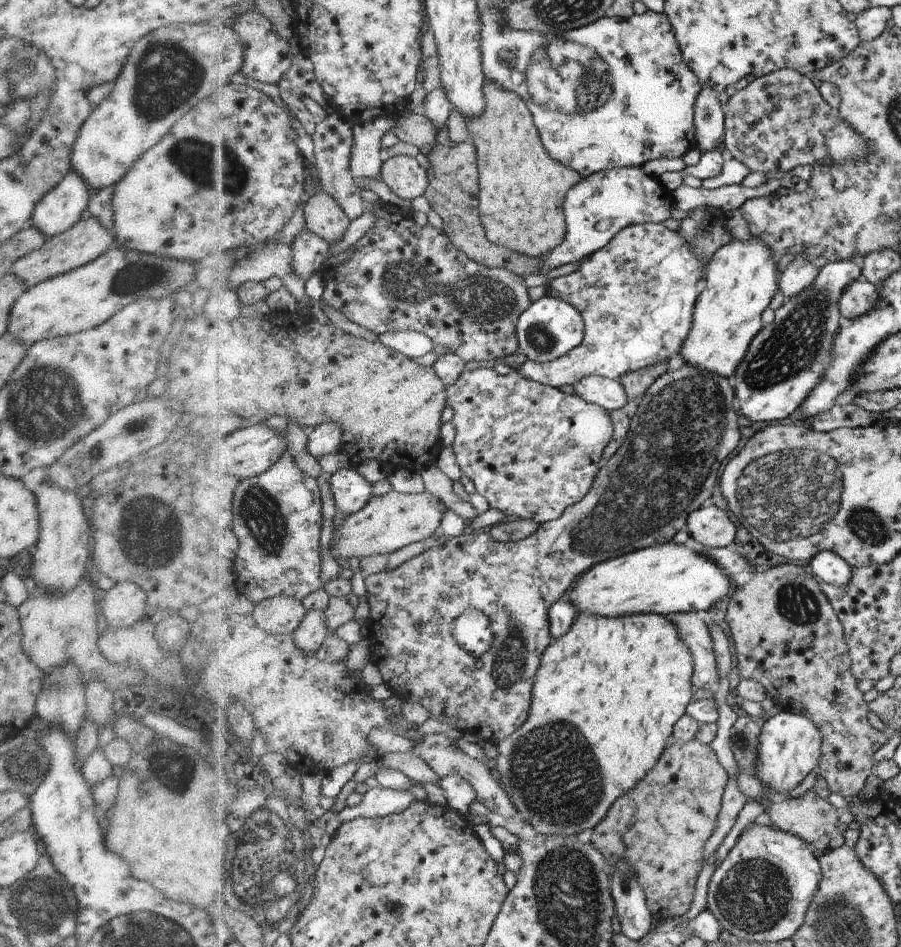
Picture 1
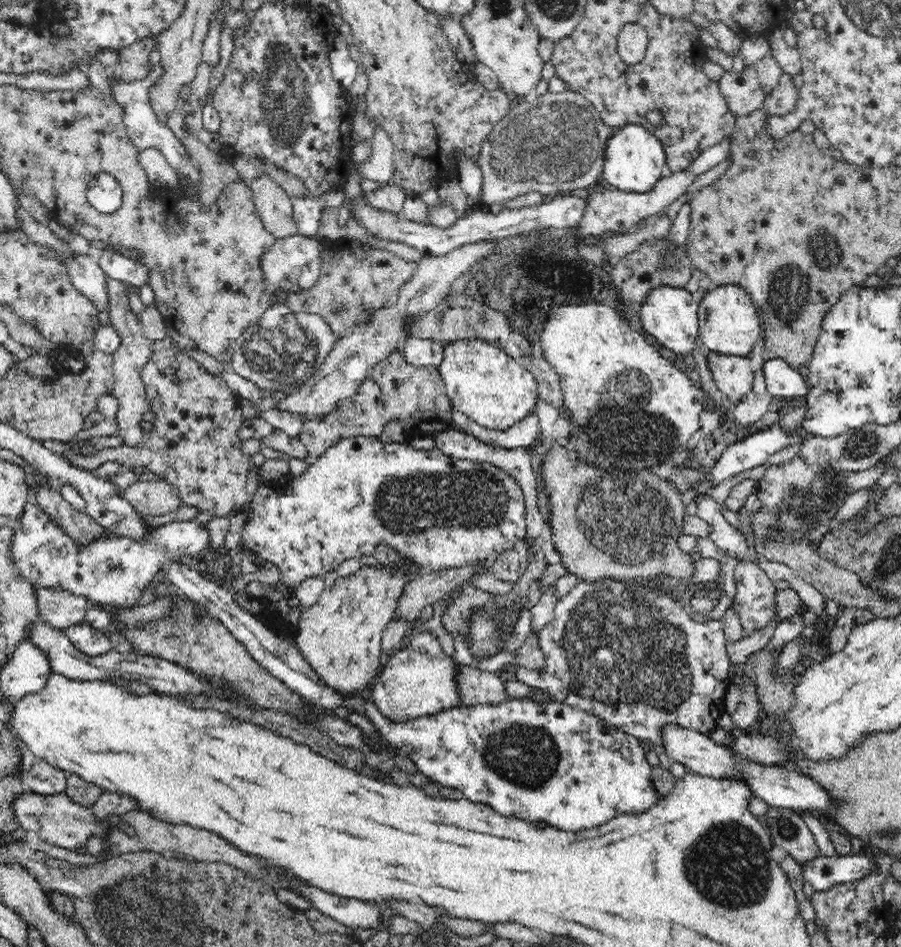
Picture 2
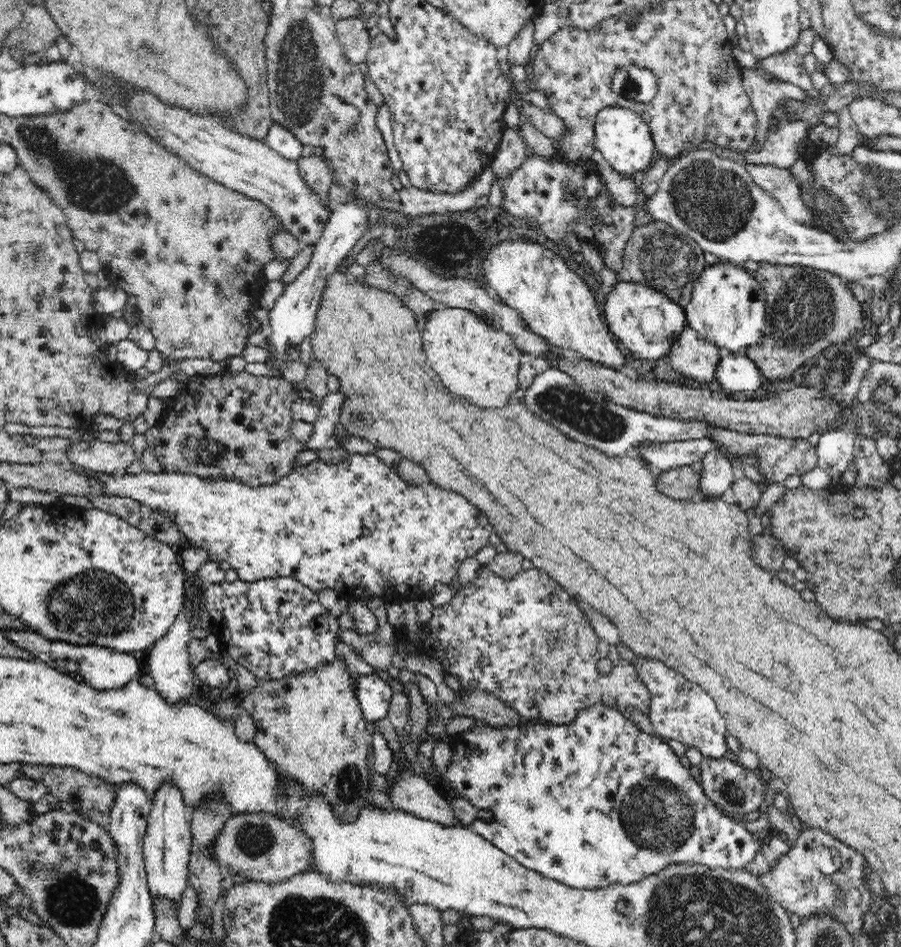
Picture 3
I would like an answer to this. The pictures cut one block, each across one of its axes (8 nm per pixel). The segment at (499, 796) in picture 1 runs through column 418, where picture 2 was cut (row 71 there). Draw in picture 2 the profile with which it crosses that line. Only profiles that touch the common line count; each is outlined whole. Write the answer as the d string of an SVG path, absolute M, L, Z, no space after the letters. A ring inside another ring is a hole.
M754 67L742 72L724 72L716 84L734 118L750 117L763 107L765 93L758 83Z

